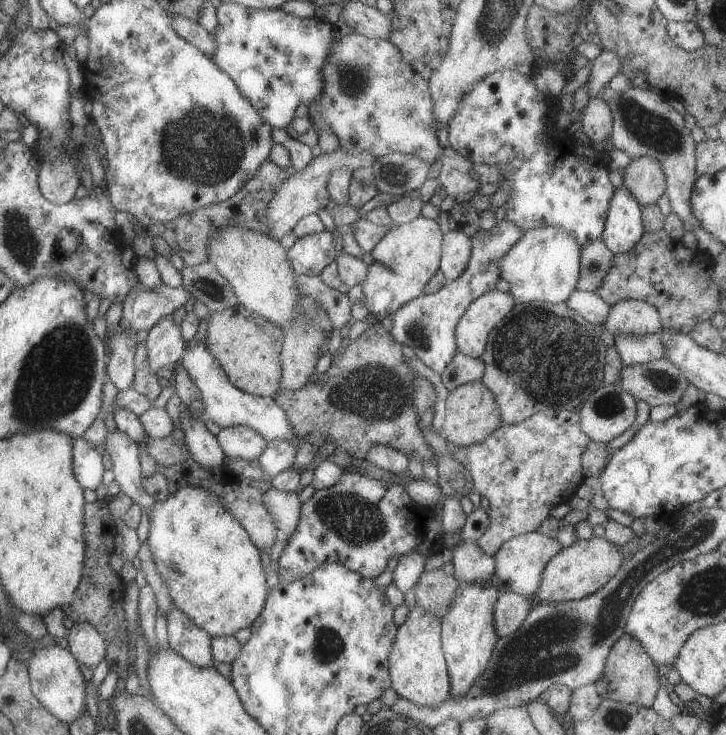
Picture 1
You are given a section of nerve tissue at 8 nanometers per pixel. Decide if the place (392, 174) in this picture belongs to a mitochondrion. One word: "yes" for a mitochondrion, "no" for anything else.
yes

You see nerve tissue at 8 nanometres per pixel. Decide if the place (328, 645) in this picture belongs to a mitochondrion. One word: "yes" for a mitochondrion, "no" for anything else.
yes

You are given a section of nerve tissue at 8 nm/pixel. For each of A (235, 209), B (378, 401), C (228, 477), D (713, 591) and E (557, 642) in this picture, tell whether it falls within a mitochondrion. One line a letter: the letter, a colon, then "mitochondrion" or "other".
A: other
B: mitochondrion
C: other
D: mitochondrion
E: mitochondrion

